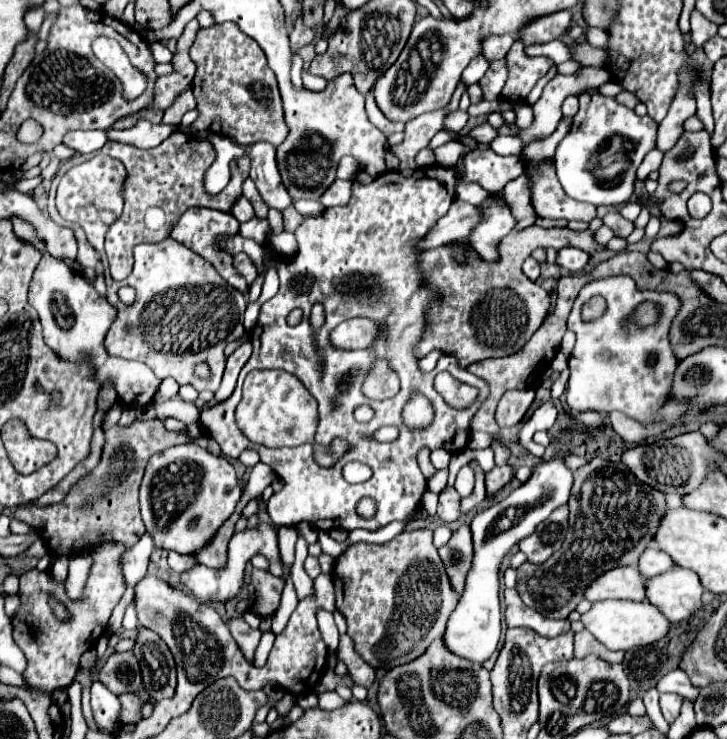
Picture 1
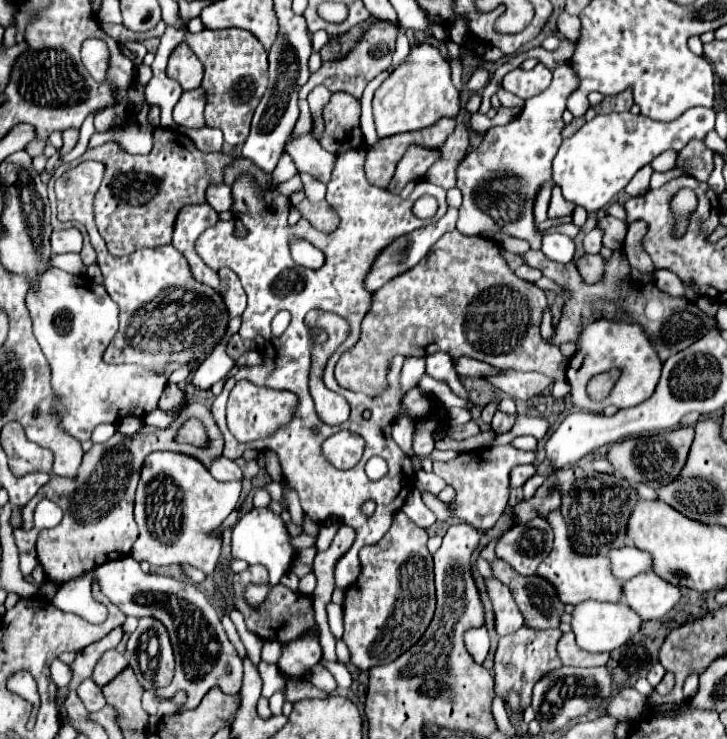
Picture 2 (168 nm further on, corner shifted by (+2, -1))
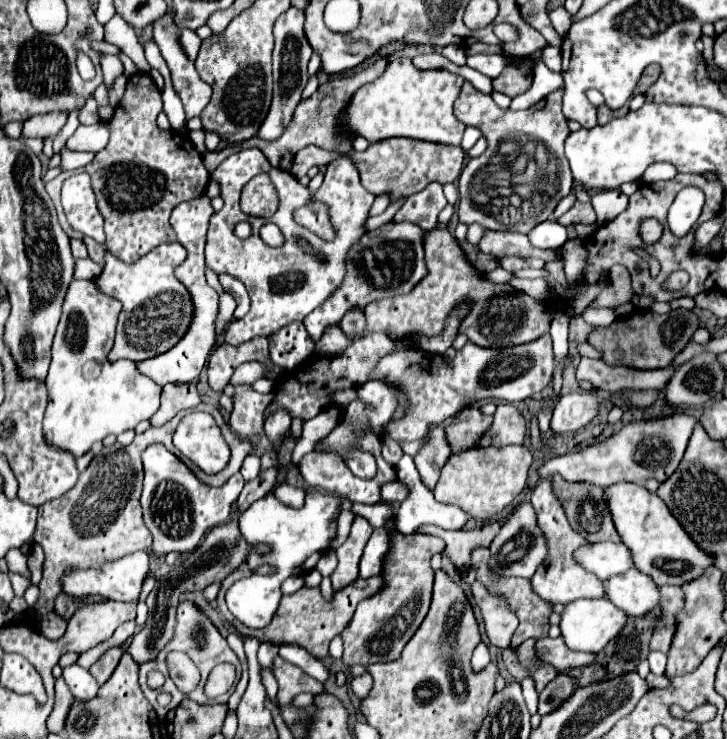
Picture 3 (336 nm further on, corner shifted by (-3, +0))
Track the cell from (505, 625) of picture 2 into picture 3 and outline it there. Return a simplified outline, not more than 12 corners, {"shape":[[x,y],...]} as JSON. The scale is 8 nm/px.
{"shape":[[480,581],[470,585],[490,643],[508,647],[518,627],[504,599]]}

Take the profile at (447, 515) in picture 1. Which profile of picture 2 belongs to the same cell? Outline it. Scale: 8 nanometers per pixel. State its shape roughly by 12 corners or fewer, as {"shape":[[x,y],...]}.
{"shape":[[433,472],[415,474],[415,488],[439,496],[447,484]]}

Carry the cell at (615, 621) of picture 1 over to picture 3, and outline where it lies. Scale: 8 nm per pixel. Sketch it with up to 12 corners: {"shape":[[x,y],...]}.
{"shape":[[606,597],[576,599],[560,613],[570,649],[602,651],[626,615]]}

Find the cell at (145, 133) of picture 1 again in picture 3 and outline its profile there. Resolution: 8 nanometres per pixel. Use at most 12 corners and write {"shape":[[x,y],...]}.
{"shape":[[62,147],[60,169],[74,169],[88,165],[94,153],[76,153]]}

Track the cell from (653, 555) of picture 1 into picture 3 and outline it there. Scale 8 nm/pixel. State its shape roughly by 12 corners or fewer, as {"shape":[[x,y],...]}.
{"shape":[[586,543],[574,559],[602,581],[634,567],[622,543]]}

